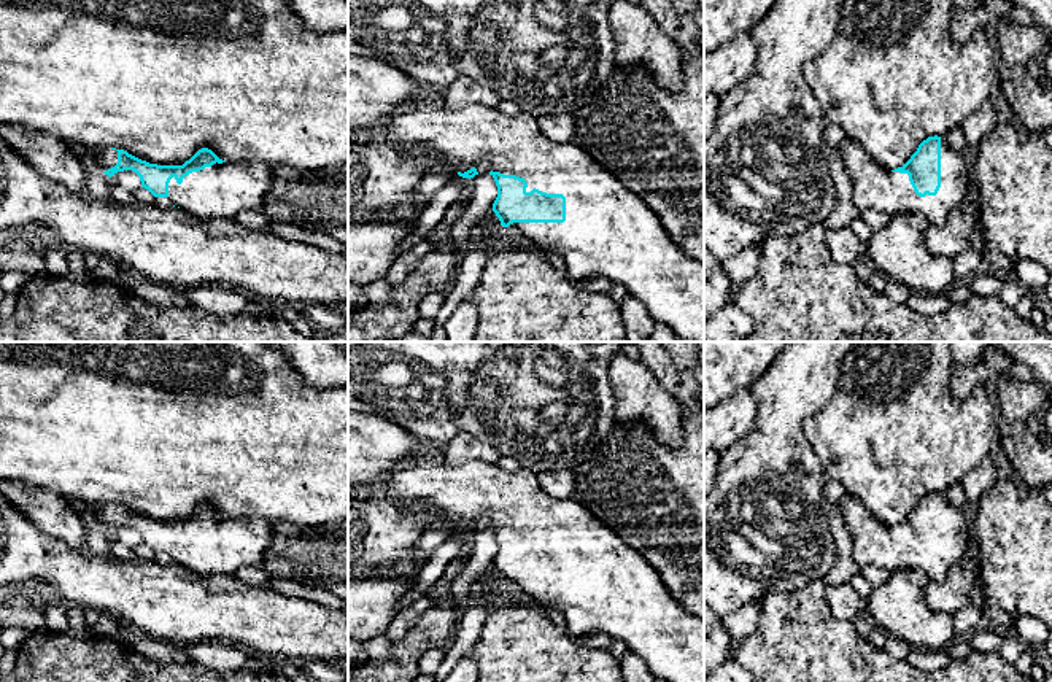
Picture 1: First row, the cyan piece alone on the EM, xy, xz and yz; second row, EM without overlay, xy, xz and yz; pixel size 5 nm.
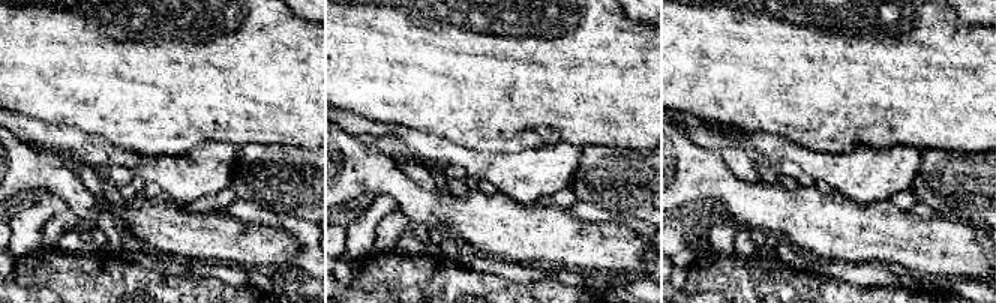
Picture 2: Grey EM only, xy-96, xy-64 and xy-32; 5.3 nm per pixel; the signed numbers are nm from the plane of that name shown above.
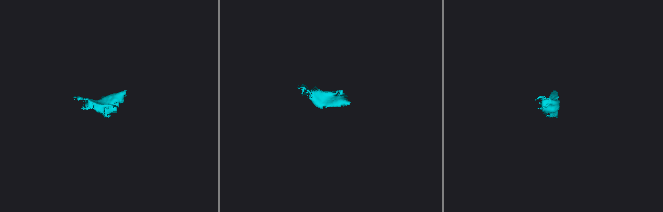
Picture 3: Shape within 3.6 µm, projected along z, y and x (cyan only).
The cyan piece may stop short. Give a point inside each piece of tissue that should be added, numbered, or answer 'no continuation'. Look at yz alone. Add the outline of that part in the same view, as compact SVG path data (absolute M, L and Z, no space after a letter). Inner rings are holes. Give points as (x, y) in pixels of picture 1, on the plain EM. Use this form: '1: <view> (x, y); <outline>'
1: yz (874, 544); M847 493L839 501L839 512L853 537L853 561L860 568L920 569L941 582L953 564L965 561L971 531L961 509L952 506L946 493L941 493L941 544L936 552L917 552L907 529L877 521L860 499Z

